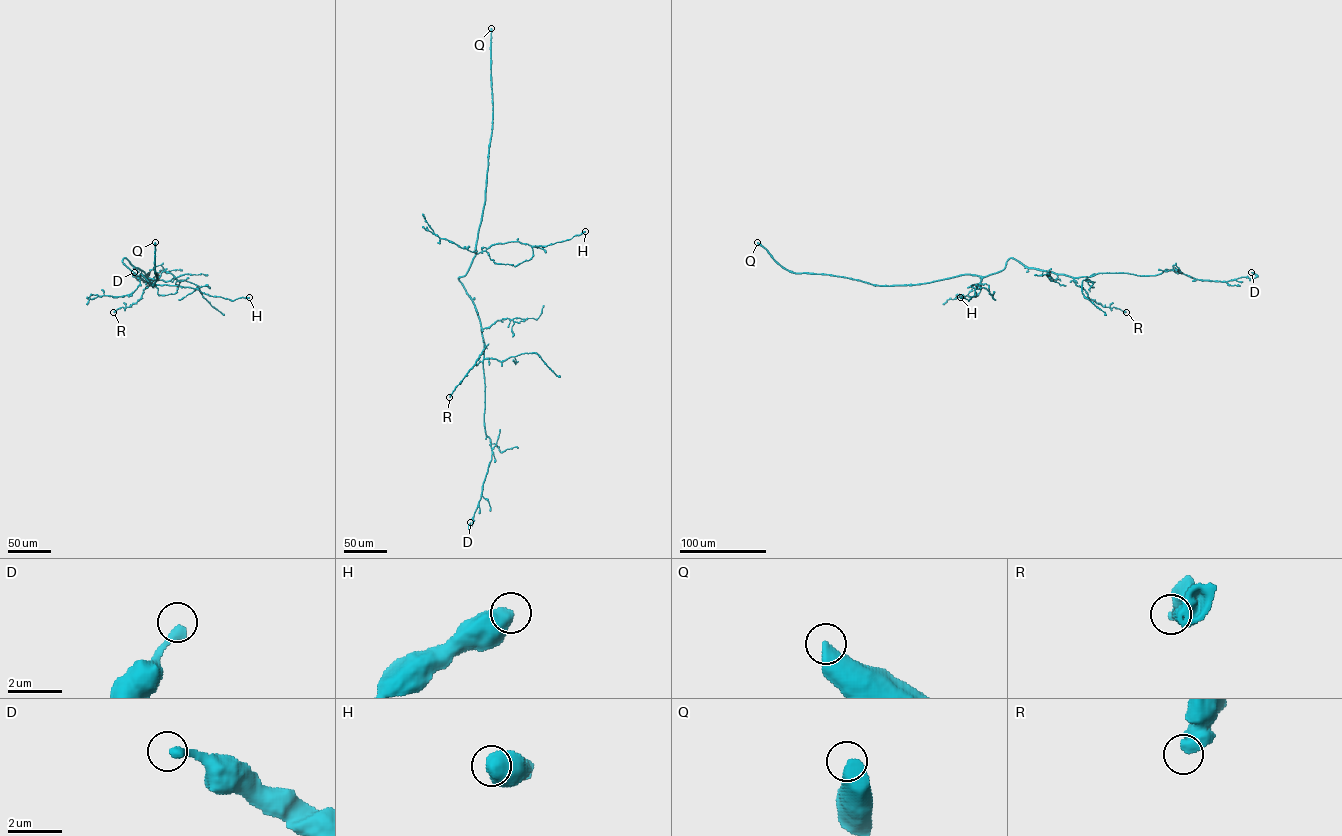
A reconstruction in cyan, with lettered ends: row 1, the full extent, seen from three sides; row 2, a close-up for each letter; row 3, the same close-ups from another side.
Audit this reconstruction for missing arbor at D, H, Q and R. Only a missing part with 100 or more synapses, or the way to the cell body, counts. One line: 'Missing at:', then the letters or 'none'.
Missing at: Q

